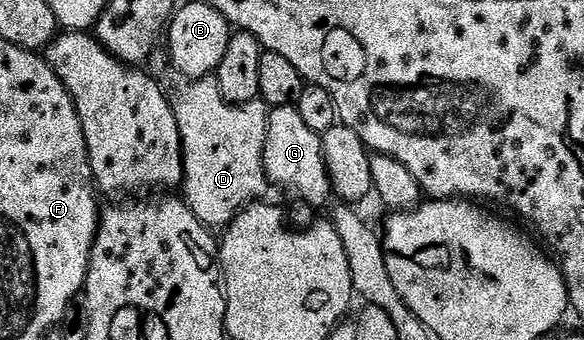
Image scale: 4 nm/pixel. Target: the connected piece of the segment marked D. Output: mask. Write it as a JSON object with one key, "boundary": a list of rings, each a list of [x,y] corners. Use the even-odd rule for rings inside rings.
{"boundary":[[[209,76],[188,84],[181,92],[180,99],[175,99],[174,109],[178,120],[180,145],[184,152],[183,197],[203,226],[213,232],[223,231],[245,206],[255,203],[263,195],[260,193],[266,187],[264,149],[270,107],[263,100],[233,106],[222,96],[215,77]]]}

